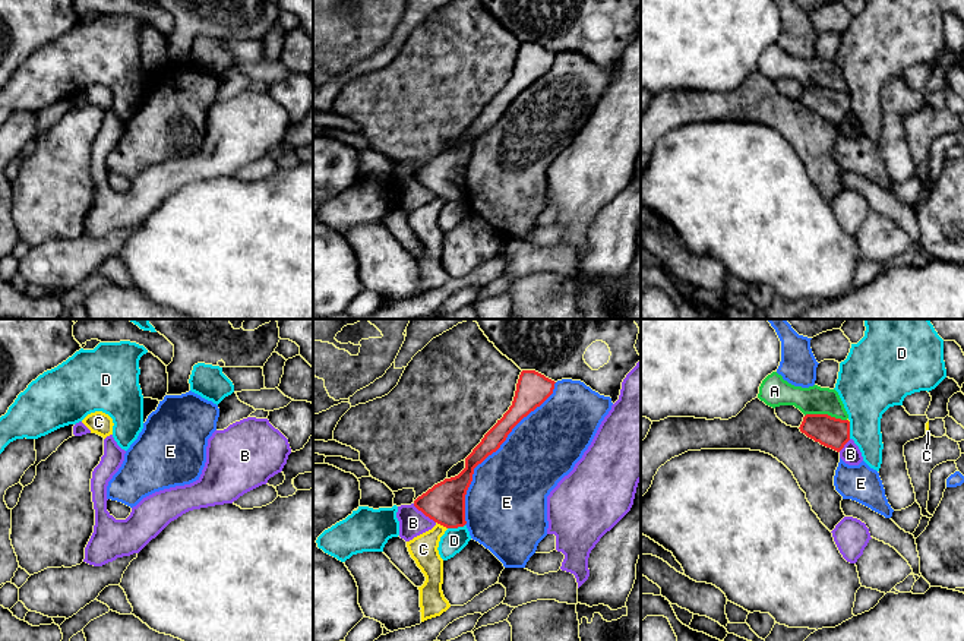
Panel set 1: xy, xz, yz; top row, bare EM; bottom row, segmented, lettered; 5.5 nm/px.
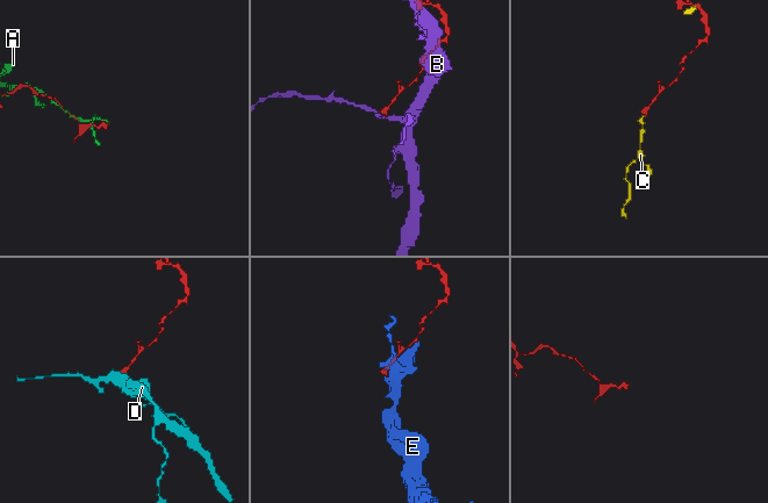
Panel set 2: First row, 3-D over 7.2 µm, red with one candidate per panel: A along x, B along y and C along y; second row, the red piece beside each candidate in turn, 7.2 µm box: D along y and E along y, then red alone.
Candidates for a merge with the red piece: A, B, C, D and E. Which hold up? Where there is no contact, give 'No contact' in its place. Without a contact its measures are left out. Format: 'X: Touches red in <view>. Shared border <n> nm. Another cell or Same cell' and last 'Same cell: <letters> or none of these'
A: Touches red in yz. Shared border 240 nm. Another cell
B: Touches red in xz. Shared border 170 nm. Another cell
C: Touches red in xz. Shared border 80 nm. Another cell
D: Touches red in xz. Shared border 100 nm. Another cell
E: Touches red in xz. Shared border 950 nm. Another cell
Same cell: none of these

